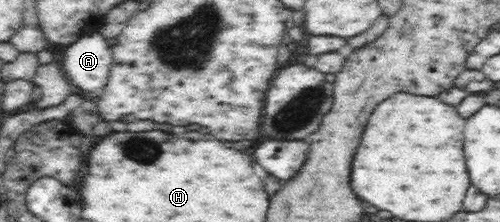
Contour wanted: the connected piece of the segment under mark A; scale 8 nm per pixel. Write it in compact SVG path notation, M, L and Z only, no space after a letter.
M100 33L83 35L76 43L70 44L64 51L62 69L72 85L78 87L79 95L93 98L105 85L109 78L109 69L113 62L110 41L104 40Z

